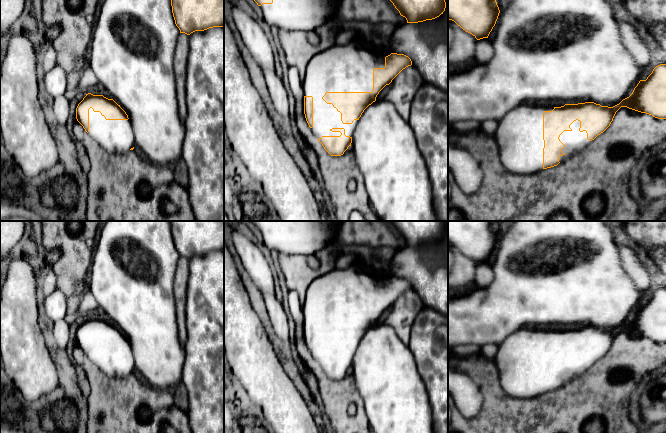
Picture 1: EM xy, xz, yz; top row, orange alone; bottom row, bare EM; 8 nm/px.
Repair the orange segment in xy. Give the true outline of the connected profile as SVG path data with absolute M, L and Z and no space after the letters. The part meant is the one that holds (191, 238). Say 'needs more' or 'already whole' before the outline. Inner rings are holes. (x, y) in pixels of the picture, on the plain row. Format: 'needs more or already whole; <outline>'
already whole; M170 221L172 237L180 257L190 259L213 251L224 251L224 221Z

